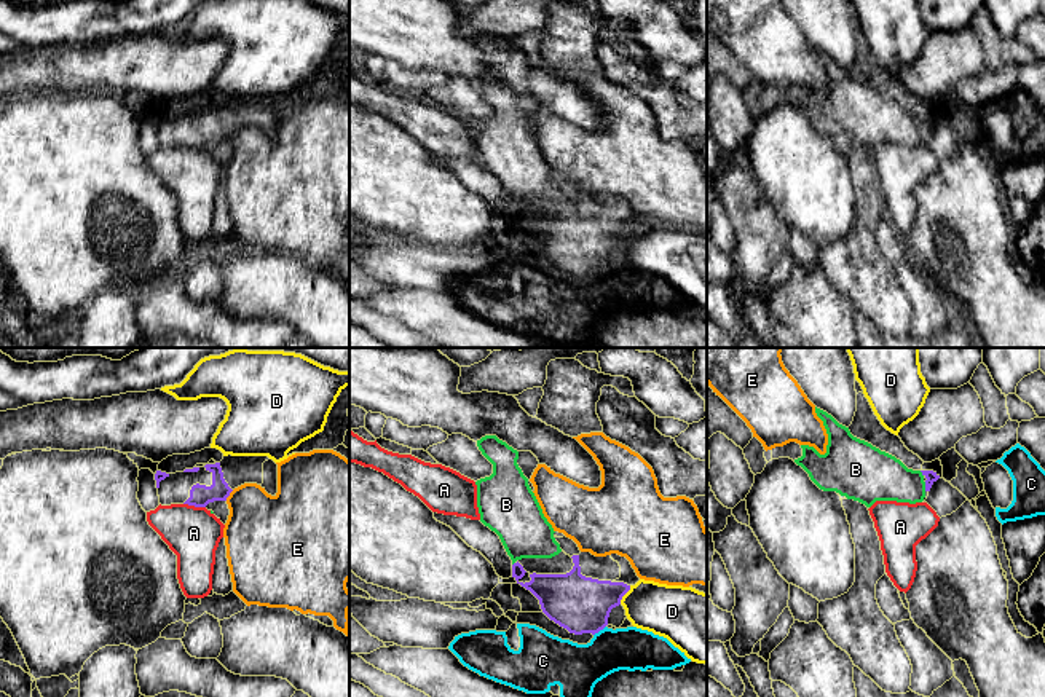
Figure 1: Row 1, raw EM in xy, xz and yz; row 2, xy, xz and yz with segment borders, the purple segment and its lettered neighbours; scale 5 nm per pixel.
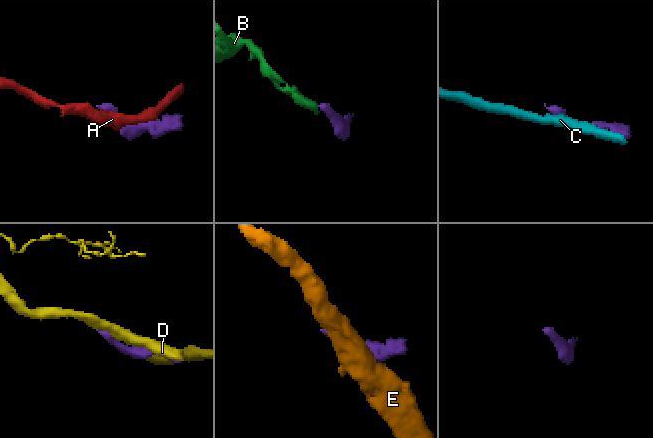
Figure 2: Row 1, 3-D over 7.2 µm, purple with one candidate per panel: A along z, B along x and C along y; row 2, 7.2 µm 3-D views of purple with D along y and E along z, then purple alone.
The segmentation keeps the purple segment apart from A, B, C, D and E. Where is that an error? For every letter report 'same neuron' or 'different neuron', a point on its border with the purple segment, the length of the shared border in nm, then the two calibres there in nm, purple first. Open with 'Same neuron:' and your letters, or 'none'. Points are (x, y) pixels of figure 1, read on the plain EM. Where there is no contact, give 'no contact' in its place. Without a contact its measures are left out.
Same neuron: B
A: different neuron; contact xy (195, 149); length 110 nm; calibres 110 and 280 nm
B: same neuron; contact yz (926, 129); length 50 nm; calibres 60 and 260 nm
C: different neuron; contact xz (599, 273); length 80 nm; calibres 280 and 240 nm
D: different neuron; contact xz (624, 236); length 110 nm; calibres 280 and 260 nm
E: different neuron; contact xy (228, 137); length 70 nm; calibres 110 and 380 nm

